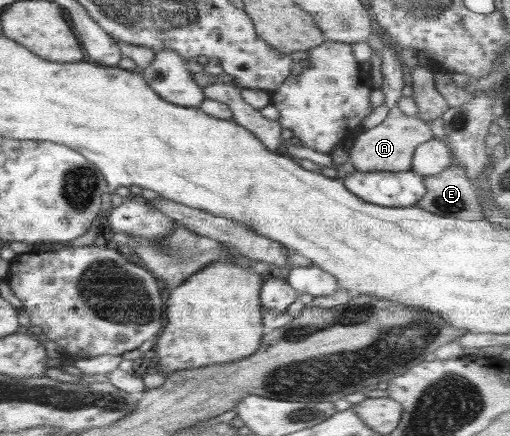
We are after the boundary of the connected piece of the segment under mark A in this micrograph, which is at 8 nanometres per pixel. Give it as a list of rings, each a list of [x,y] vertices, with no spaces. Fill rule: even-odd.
[[[394,106],[390,108],[386,118],[371,129],[362,130],[352,138],[349,148],[349,162],[357,171],[372,173],[388,171],[390,173],[402,173],[410,171],[415,150],[425,141],[433,138],[432,129],[426,121],[420,117],[404,114]]]

